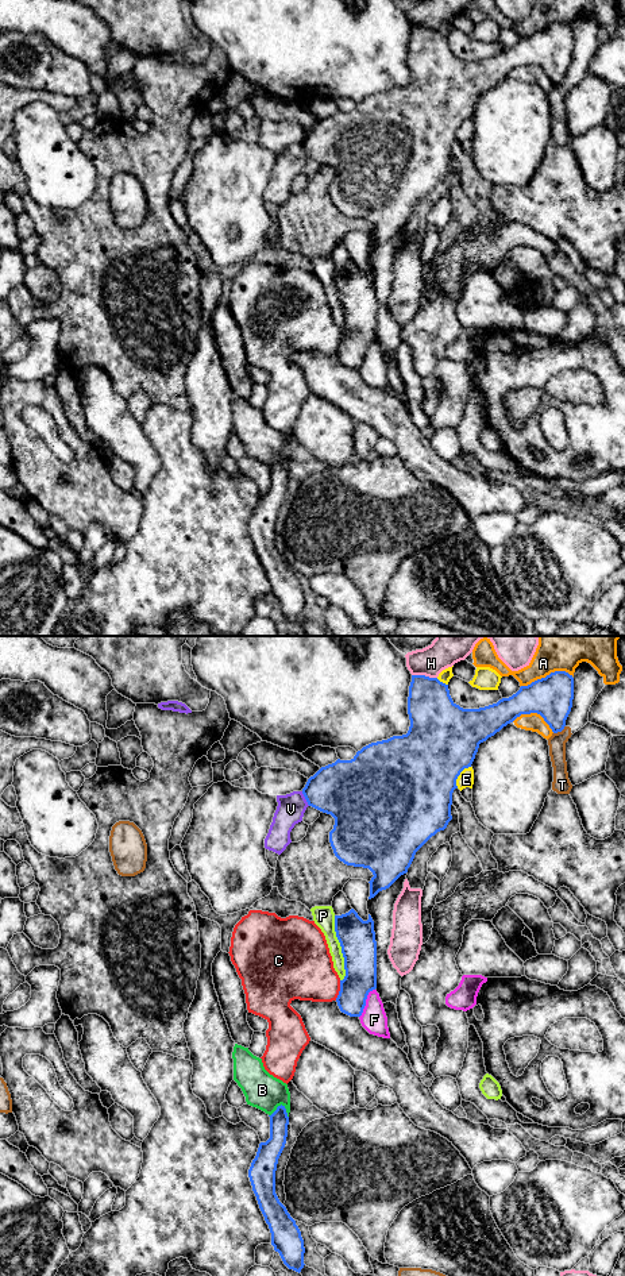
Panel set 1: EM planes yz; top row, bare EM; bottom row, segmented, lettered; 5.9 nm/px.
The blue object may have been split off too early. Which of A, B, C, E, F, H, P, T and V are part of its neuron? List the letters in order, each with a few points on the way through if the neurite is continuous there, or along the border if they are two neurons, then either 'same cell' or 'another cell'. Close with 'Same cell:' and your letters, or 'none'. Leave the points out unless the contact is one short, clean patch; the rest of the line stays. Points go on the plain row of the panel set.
A: another cell
B: along yz (288, 465), (280, 457), (269, 467) | another cell
C: another cell
E: another cell
F: another cell
H: another cell
P: another cell
T: another cell
V: along yz (301, 143), (309, 157) | another cell
Same cell: none

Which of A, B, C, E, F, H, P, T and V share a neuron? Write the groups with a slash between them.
A / B / C / E / F / H / P / T / V

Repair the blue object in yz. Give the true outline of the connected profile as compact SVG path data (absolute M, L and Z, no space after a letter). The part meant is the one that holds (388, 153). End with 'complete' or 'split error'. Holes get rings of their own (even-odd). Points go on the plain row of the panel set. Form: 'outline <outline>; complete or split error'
outline M566 23L551 24L528 38L521 38L512 49L479 61L463 61L456 57L450 47L448 36L437 30L412 27L408 49L410 72L408 85L371 95L358 103L351 112L337 111L335 115L321 119L308 131L302 146L309 158L335 170L333 181L329 184L335 208L347 217L369 220L373 224L374 228L369 234L369 251L371 251L406 225L416 204L432 188L447 180L452 171L451 157L452 144L458 140L456 131L464 120L471 119L481 95L521 66L531 65L540 66L553 85L562 84L571 63L572 51L574 30Z; complete

